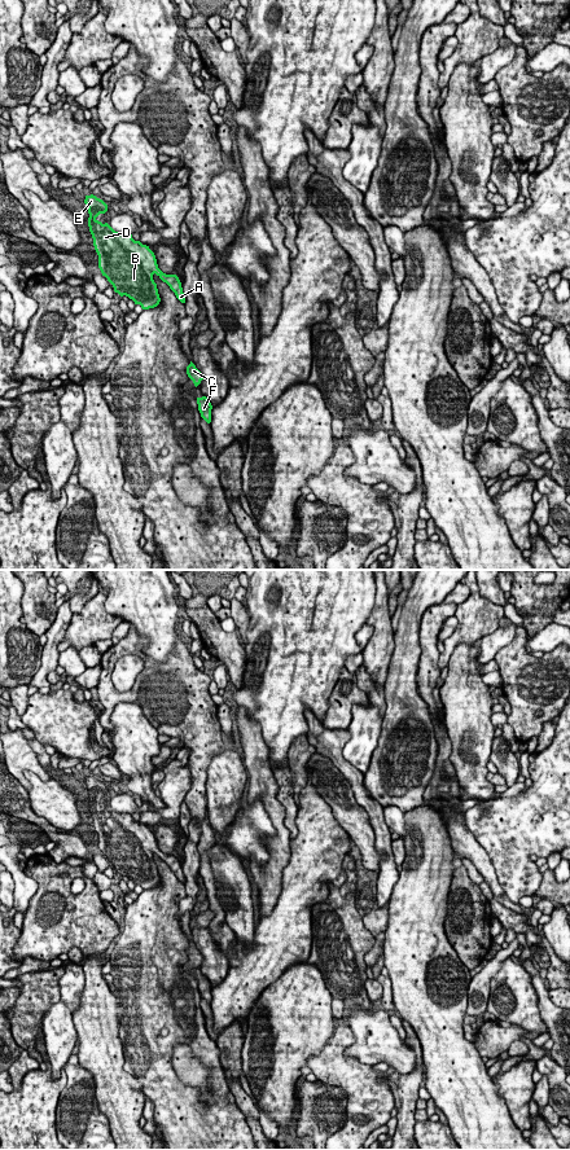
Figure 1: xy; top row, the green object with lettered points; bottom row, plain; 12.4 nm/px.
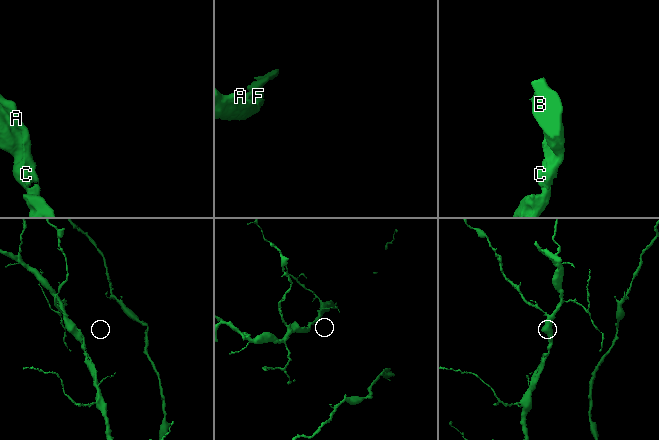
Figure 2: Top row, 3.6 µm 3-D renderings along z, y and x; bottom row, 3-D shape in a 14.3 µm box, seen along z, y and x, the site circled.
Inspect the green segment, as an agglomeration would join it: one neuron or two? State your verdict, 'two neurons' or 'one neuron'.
one neuron

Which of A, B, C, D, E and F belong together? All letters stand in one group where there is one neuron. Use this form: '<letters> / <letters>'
A B C D E F

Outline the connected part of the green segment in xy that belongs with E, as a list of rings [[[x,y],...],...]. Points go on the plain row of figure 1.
[[[91,774],[86,776],[84,784],[88,787],[88,807],[93,818],[95,830],[98,835],[98,848],[102,856],[113,865],[115,873],[120,877],[128,877],[135,885],[140,885],[142,890],[154,888],[161,882],[157,864],[153,860],[153,855],[155,853],[170,866],[176,878],[181,883],[185,883],[179,857],[176,855],[166,855],[158,848],[155,835],[149,826],[142,825],[140,821],[135,821],[132,815],[118,813],[108,803],[102,804],[96,799],[100,794],[108,791],[108,785],[102,780]]]

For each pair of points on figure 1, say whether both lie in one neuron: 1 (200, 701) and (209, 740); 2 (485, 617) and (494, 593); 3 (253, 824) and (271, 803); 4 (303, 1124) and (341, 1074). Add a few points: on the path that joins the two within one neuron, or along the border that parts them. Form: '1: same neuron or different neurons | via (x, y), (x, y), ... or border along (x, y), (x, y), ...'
1: same neuron | via (202, 710), (202, 731)
2: different neurons | border along (477, 583), (478, 592), (482, 596), (501, 606)
3: different neurons | border along (248, 800), (261, 799), (273, 835)
4: different neurons | border along (316, 1079), (338, 1085), (345, 1092), (346, 1113)

